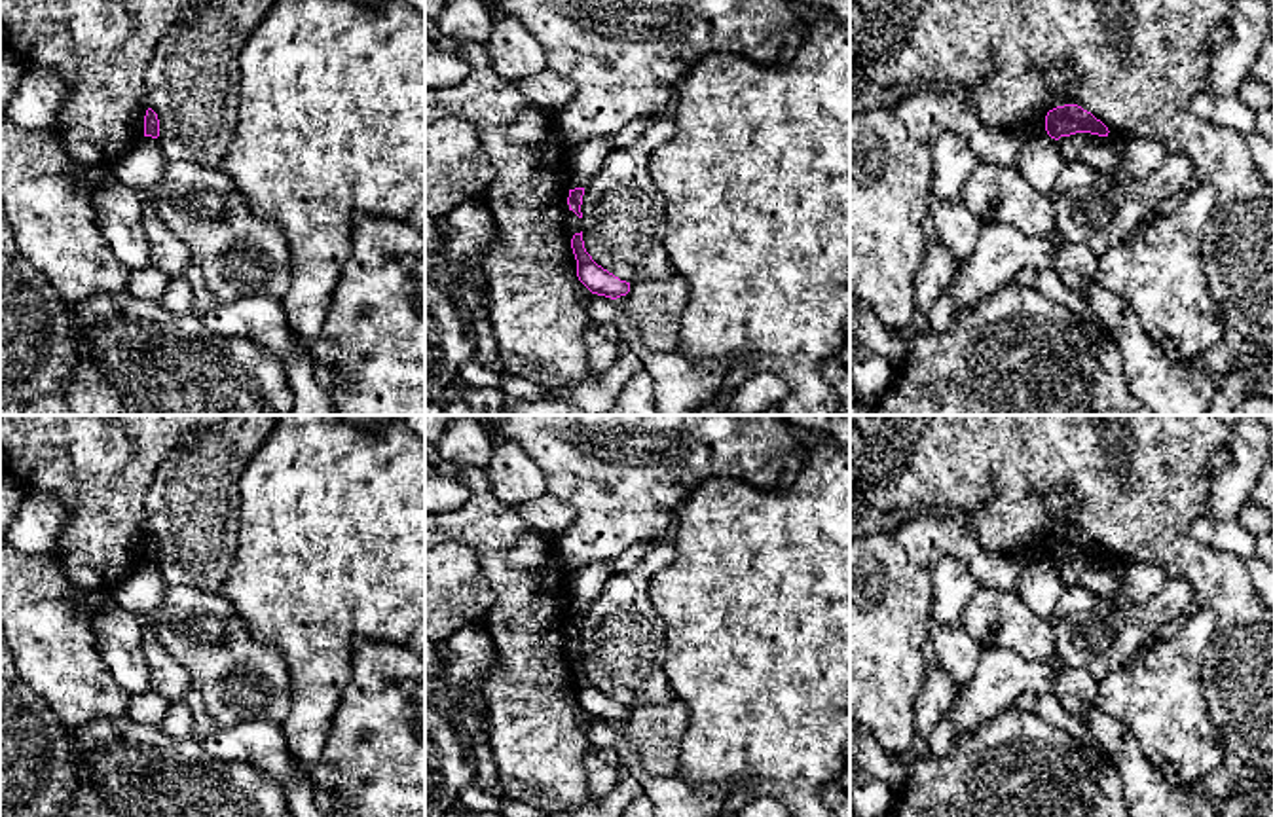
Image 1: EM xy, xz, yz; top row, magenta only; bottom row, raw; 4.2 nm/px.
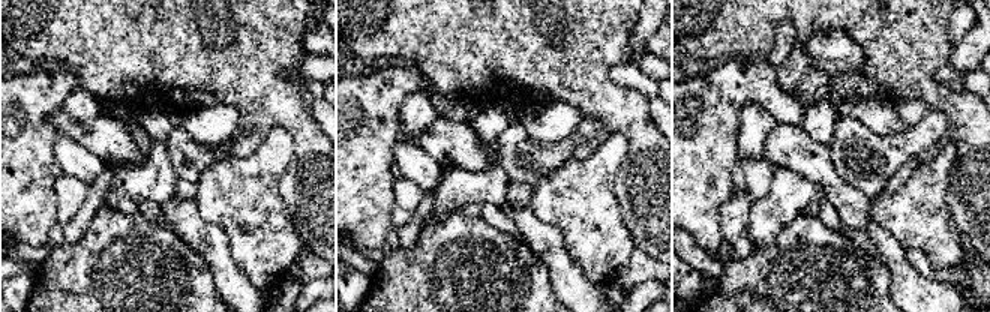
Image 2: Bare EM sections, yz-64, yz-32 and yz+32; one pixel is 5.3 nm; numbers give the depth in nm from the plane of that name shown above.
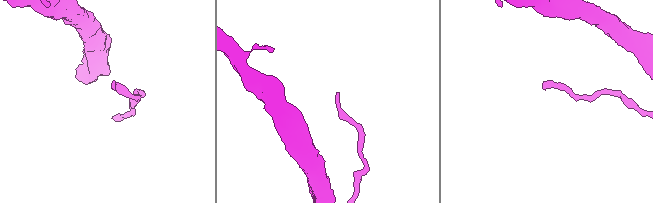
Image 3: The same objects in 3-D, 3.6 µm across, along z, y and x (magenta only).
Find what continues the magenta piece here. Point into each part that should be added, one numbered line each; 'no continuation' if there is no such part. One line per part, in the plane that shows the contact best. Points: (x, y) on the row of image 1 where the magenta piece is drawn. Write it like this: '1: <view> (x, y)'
no continuation

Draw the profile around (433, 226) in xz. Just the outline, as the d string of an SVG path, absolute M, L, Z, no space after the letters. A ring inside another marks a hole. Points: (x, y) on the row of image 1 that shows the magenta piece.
M425 212L425 248L433 254L434 279L448 292L455 290L455 279L452 275L452 260L440 248L444 222Z

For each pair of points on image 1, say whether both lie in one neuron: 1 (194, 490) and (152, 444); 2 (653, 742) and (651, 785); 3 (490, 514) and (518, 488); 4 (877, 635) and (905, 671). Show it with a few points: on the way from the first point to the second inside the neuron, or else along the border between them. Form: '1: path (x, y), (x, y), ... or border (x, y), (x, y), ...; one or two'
1: border (190, 435), (162, 461), (145, 497); two
2: border (625, 738), (649, 772), (676, 776); two
3: border (490, 491), (511, 507); two
4: path (879, 645), (896, 662); one

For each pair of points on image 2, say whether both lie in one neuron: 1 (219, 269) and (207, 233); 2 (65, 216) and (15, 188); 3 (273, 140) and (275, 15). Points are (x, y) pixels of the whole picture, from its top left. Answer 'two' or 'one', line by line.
1: one
2: two
3: two

